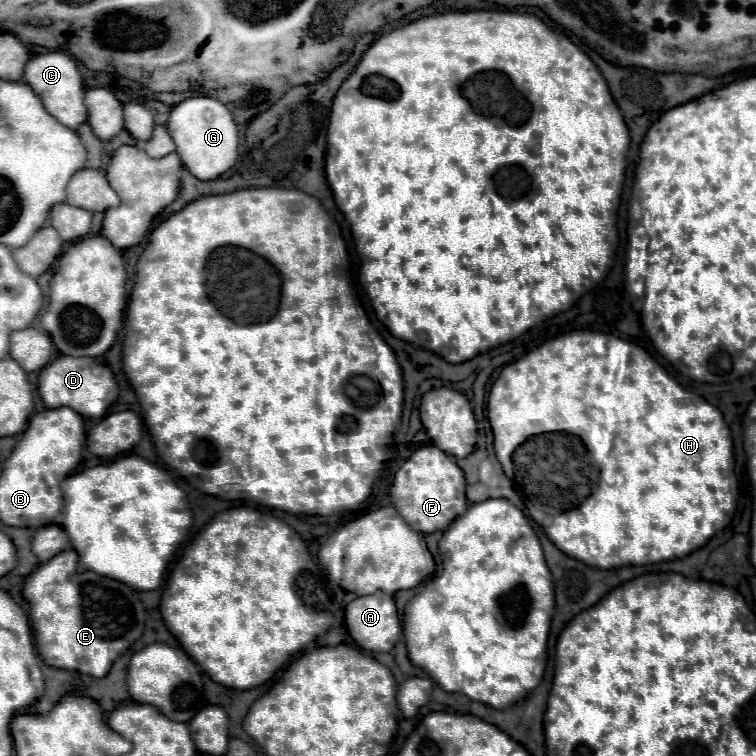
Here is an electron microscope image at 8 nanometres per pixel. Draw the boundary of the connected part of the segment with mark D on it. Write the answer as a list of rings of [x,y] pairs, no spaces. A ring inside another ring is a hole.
[[[62,355],[40,371],[38,391],[48,409],[66,405],[66,407],[72,407],[82,417],[98,419],[106,413],[110,403],[118,397],[118,383],[110,367],[104,363],[104,359],[80,359],[80,357]]]

